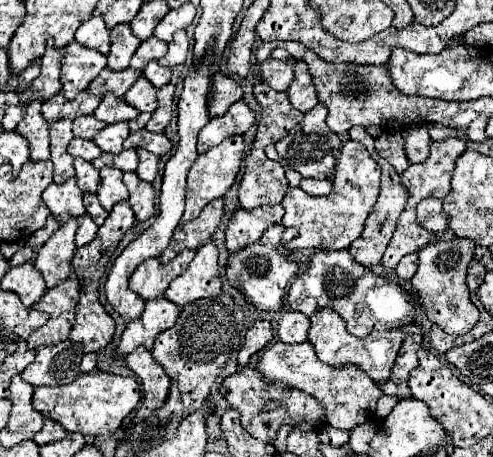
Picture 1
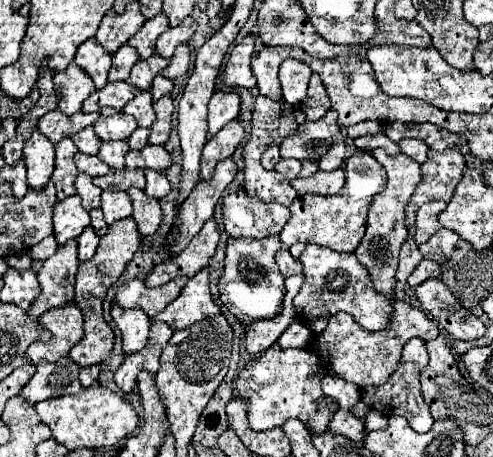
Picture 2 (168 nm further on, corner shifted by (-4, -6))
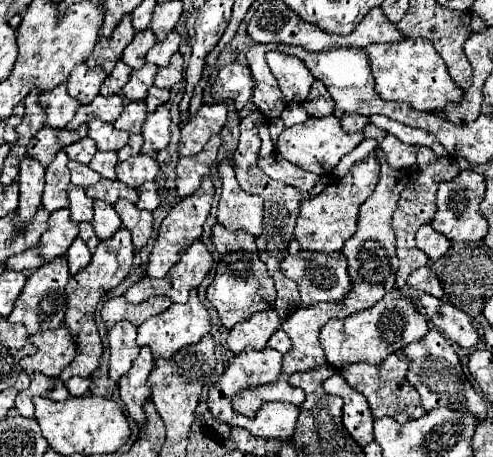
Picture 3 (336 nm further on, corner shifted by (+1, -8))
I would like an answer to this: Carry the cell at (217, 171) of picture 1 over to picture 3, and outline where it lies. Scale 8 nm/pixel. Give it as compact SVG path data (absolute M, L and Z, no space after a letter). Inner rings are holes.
M205 176L201 180L201 186L195 190L195 194L183 198L179 204L175 204L167 218L161 222L161 228L159 228L159 236L155 240L155 246L153 246L153 252L149 254L149 262L147 262L147 276L149 278L163 278L169 268L181 260L183 252L195 242L199 240L201 236L201 230L203 230L203 222L205 218L209 216L209 210L211 210L211 204L213 204L213 182L209 176Z

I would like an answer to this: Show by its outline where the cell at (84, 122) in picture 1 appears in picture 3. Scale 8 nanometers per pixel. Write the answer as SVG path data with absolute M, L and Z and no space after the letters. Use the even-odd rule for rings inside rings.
M83 138L79 140L77 144L71 144L67 148L63 148L65 154L69 156L69 160L75 160L75 162L81 162L81 164L89 164L93 154L95 154L95 142L91 138Z

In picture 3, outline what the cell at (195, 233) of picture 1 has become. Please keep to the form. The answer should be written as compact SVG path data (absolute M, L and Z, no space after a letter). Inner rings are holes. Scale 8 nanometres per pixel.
M197 240L195 244L191 244L191 248L187 248L183 258L171 266L165 278L155 280L145 276L127 290L125 298L131 300L131 304L141 304L153 296L167 296L177 304L185 304L189 292L199 288L211 266L211 254L207 252L205 244Z

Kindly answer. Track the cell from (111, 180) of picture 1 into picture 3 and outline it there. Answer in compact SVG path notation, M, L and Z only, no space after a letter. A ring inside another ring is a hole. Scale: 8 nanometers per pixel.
M101 200L95 202L95 216L91 224L99 240L111 238L121 228L121 220L115 216L115 208L111 204L103 204Z

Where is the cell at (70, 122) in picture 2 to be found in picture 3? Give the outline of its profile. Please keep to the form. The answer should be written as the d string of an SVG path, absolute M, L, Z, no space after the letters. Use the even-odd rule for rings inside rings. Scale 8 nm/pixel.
M85 124L81 128L77 128L75 132L67 132L65 128L55 132L53 128L43 126L43 130L39 130L35 140L31 140L31 144L27 146L27 156L41 162L47 168L51 164L51 160L57 156L59 150L63 150L65 146L81 140L83 136L87 136L87 126Z

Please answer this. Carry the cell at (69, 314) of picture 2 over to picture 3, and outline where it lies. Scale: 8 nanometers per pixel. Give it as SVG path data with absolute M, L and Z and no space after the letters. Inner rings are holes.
M59 326L55 332L39 332L39 336L29 336L29 342L37 348L35 356L21 362L23 370L29 374L43 372L49 378L57 378L75 358L75 342L65 326Z

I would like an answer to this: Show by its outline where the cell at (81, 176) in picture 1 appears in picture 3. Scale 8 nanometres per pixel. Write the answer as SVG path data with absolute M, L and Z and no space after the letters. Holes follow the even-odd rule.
M71 186L69 188L69 212L71 212L71 220L73 222L91 222L93 216L93 200L85 196L85 190L79 186Z

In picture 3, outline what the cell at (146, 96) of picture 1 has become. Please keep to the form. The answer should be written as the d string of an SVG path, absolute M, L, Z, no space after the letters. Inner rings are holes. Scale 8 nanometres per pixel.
M129 102L125 106L125 110L121 112L121 116L113 122L113 126L117 130L125 130L129 134L139 134L145 116L147 116L147 110L145 110L143 102Z

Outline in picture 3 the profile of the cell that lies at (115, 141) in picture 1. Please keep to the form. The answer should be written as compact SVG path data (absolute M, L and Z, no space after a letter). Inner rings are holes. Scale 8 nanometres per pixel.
M97 150L93 160L89 162L89 166L99 172L103 178L115 180L115 166L117 166L117 154L115 152L101 152Z

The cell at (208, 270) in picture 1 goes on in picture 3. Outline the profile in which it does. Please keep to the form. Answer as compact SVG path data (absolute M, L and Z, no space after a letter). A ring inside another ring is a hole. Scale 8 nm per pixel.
M191 292L189 296L189 302L187 304L171 304L165 312L145 320L141 326L139 326L139 334L137 334L137 344L139 346L149 346L151 352L153 352L153 360L157 358L163 358L163 360L171 360L175 352L191 346L191 344L197 344L211 328L211 322L209 322L209 312L207 308L199 302L197 298L197 292Z

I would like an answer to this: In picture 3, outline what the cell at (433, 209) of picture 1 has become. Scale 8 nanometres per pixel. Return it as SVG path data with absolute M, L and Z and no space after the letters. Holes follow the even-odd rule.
M425 224L417 230L417 246L429 256L431 262L437 262L441 256L445 256L445 252L449 250L451 242L443 240L443 236L439 236L439 232L435 232L431 228L431 224Z

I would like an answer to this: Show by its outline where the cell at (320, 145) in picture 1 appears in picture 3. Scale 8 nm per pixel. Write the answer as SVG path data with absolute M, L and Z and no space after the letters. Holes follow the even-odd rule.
M327 116L327 118L309 118L305 120L303 124L295 124L291 128L285 128L283 134L279 136L279 142L277 142L277 152L301 166L303 170L309 170L313 174L319 174L319 176L329 176L333 172L333 168L337 166L337 162L349 154L353 148L357 148L363 140L363 132L345 132L339 124L339 118L337 116Z

